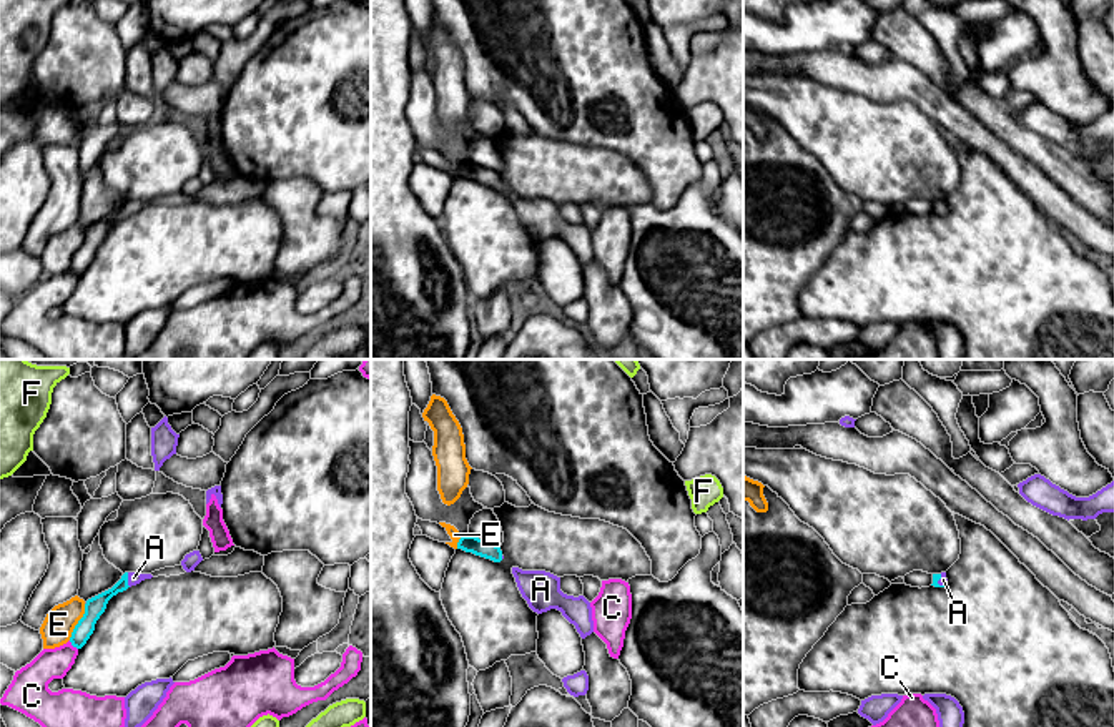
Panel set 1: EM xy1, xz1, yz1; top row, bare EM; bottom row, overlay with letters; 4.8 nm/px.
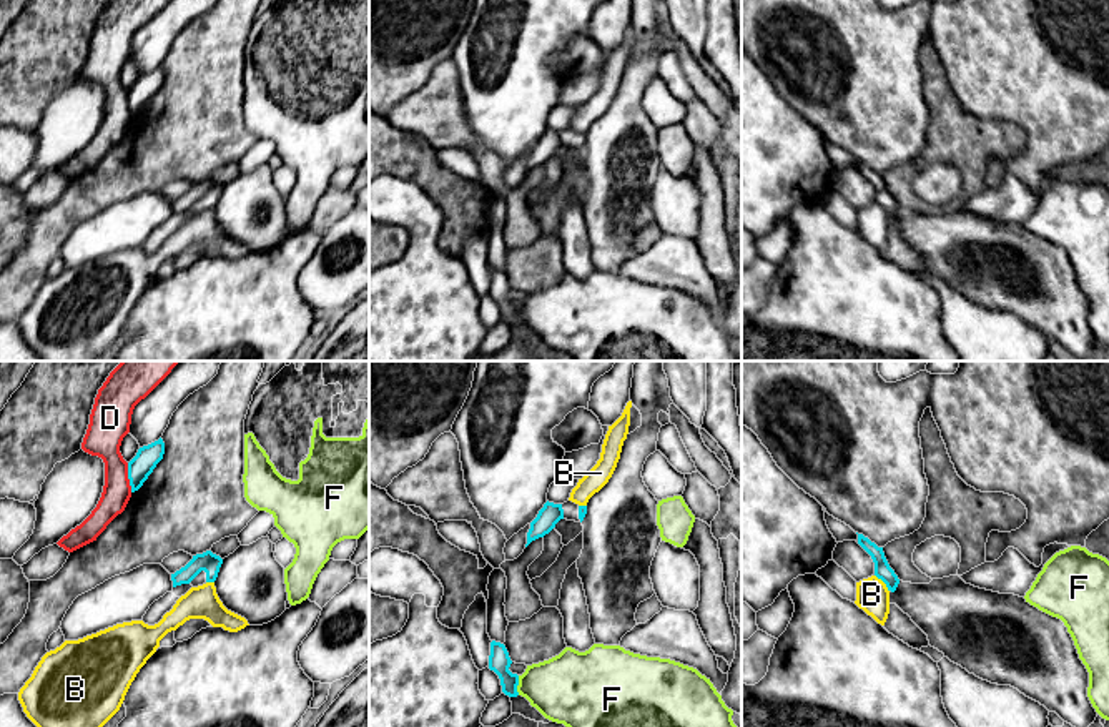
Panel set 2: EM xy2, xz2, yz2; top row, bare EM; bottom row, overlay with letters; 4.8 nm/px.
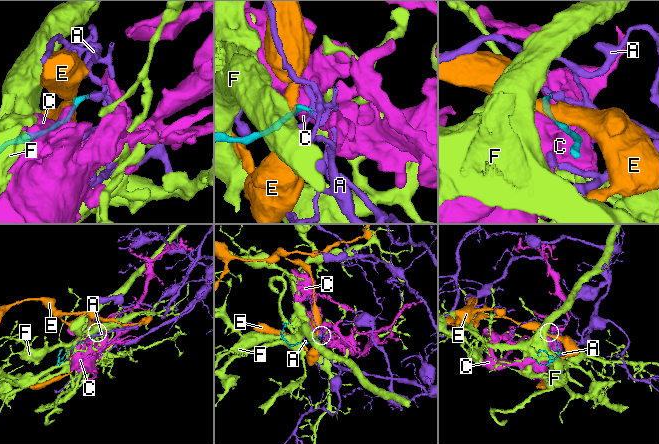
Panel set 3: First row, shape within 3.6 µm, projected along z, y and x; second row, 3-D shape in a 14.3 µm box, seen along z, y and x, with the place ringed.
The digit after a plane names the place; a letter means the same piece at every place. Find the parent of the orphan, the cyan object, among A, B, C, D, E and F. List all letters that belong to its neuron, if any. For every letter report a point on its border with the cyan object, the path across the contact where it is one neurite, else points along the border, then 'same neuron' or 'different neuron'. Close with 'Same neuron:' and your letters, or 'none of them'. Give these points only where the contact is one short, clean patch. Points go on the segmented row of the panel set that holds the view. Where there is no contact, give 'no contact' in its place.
A: meets cyan in xy1 at (127, 579); runs through xy1 (95, 606), (127, 579), (133, 578); same neuron
B: meets cyan in yz2 at (883, 581); border along yz2 (875, 574), (888, 591); different neuron
C: meets cyan in xy1 at (73, 646); different neuron
D: meets cyan in xy2 at (128, 478); different neuron
E: meets cyan in xy1 at (78, 623); different neuron
F: meets cyan in xz2 at (517, 684); different neuron
Same neuron: A

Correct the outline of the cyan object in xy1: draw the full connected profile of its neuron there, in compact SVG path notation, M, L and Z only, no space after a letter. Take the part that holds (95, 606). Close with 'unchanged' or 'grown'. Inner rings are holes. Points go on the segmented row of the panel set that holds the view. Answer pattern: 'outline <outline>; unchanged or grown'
outline M125 572L121 579L111 589L88 599L85 604L85 614L71 632L71 637L70 637L71 645L76 649L81 649L86 644L86 640L95 631L96 621L105 612L106 604L113 596L151 577L153 577L151 574Z; grown

